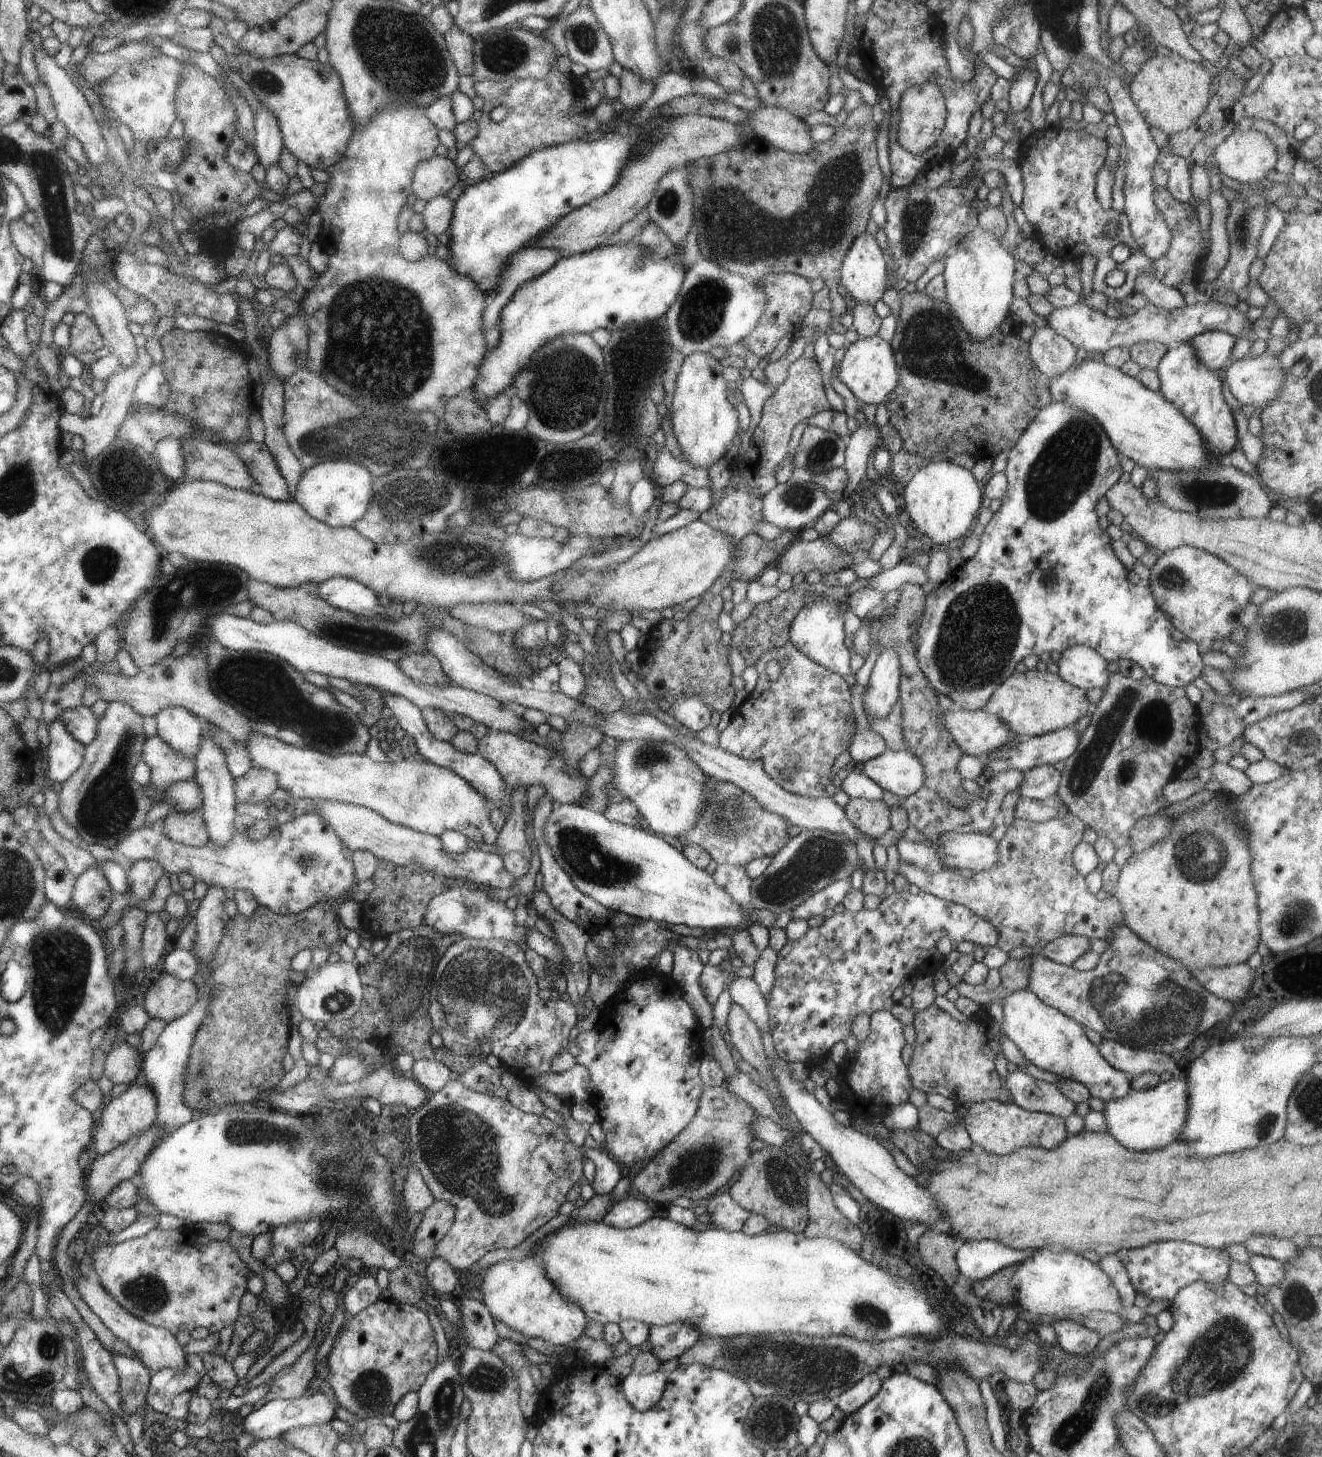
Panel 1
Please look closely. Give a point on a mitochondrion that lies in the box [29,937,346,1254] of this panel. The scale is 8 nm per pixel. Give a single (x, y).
(242, 1132)

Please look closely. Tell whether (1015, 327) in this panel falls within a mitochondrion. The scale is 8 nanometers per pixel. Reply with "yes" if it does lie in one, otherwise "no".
no

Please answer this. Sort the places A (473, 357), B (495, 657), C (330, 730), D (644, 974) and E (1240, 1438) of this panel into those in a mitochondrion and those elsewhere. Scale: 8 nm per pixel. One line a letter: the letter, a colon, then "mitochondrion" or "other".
A: other
B: mitochondrion
C: mitochondrion
D: other
E: other

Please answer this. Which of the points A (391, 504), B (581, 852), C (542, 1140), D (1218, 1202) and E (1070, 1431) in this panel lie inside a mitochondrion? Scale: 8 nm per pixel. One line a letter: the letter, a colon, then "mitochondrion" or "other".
A: mitochondrion
B: mitochondrion
C: other
D: other
E: mitochondrion

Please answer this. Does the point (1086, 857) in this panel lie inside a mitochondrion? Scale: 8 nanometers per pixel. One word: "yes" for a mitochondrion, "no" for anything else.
no

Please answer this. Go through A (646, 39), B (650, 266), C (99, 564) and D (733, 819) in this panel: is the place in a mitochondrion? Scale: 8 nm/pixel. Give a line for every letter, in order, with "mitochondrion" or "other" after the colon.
A: other
B: other
C: mitochondrion
D: mitochondrion

